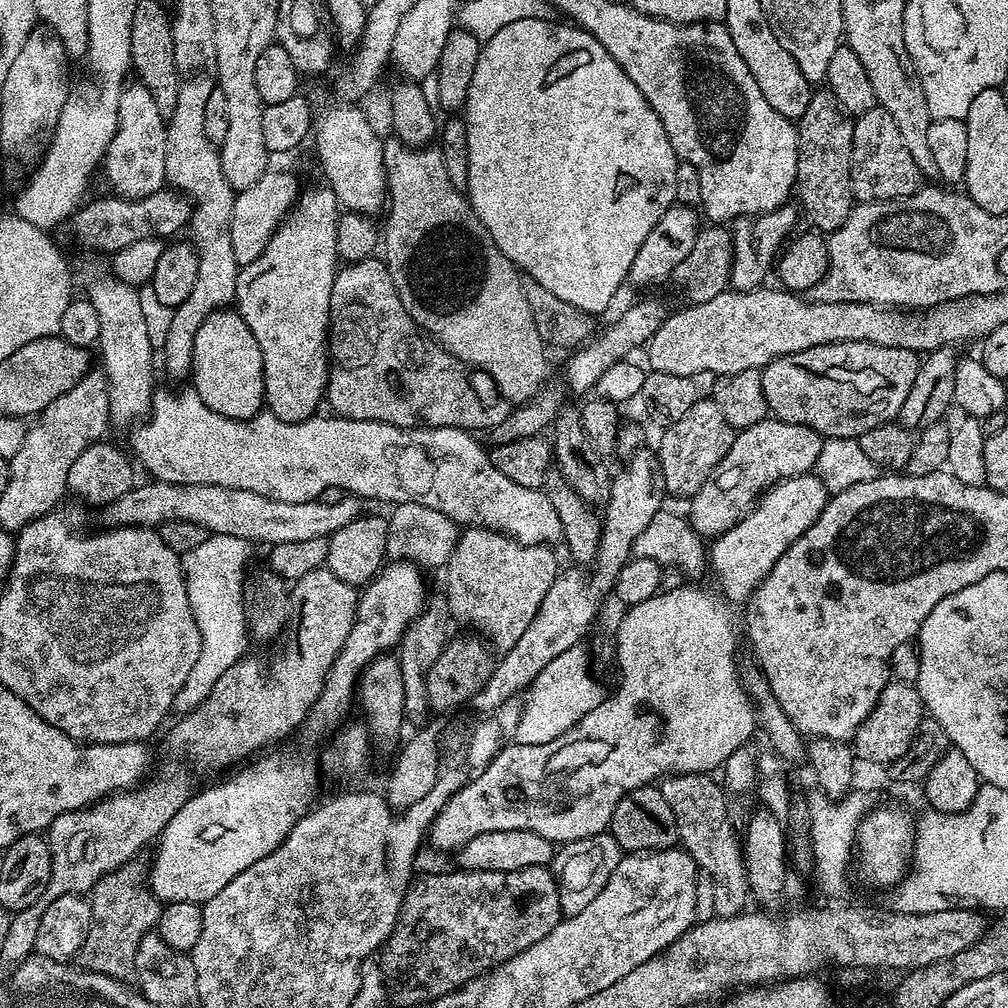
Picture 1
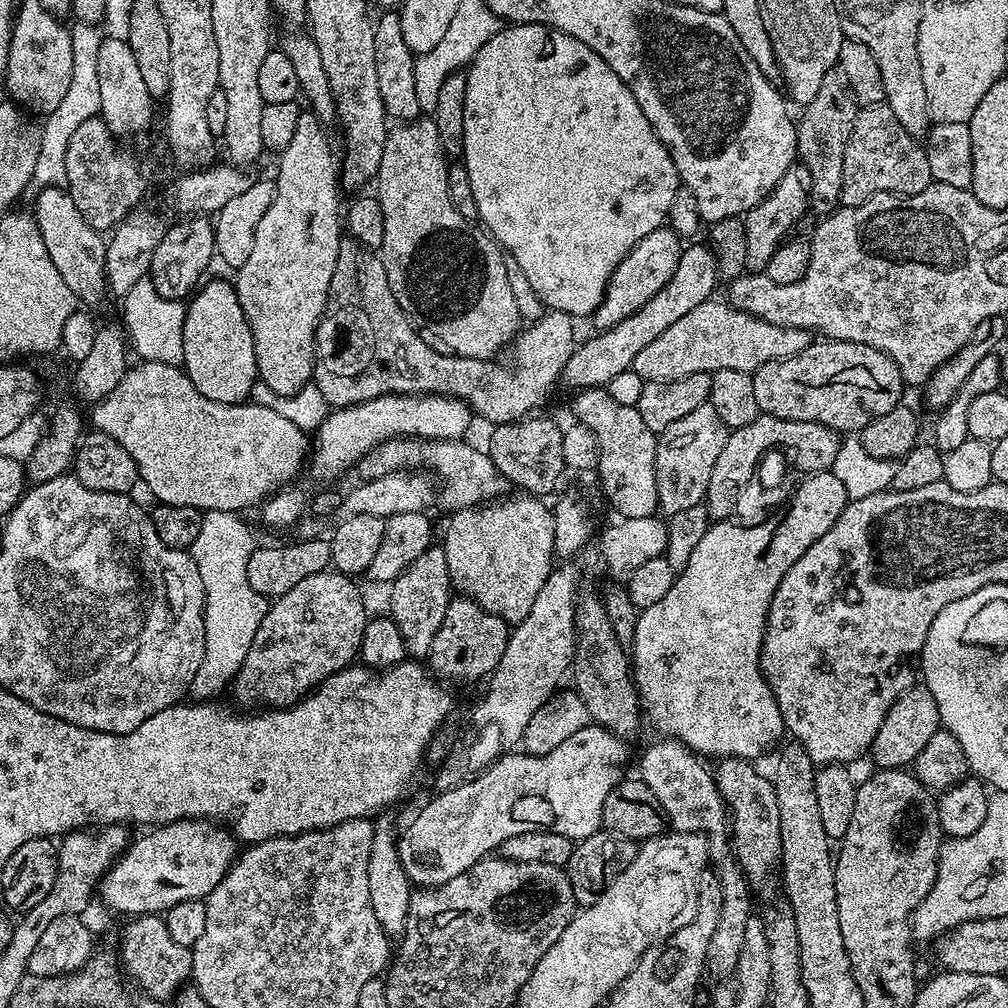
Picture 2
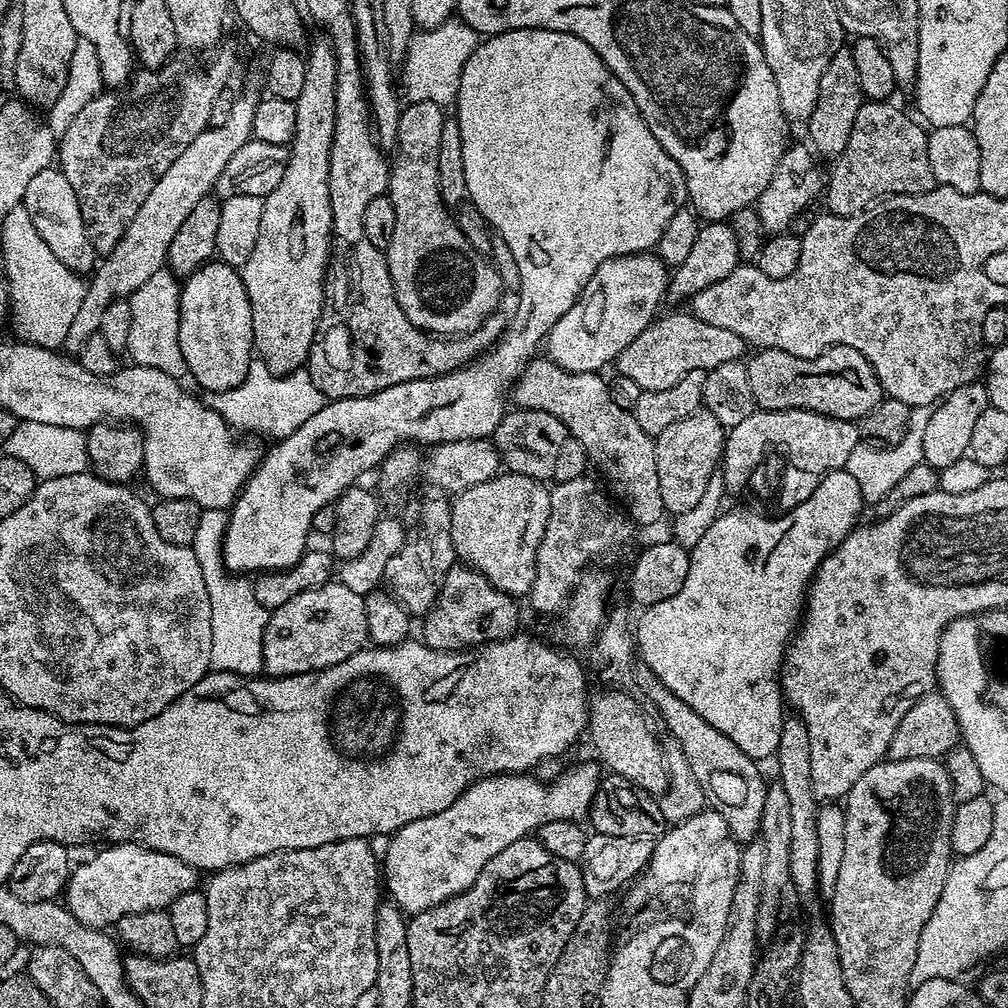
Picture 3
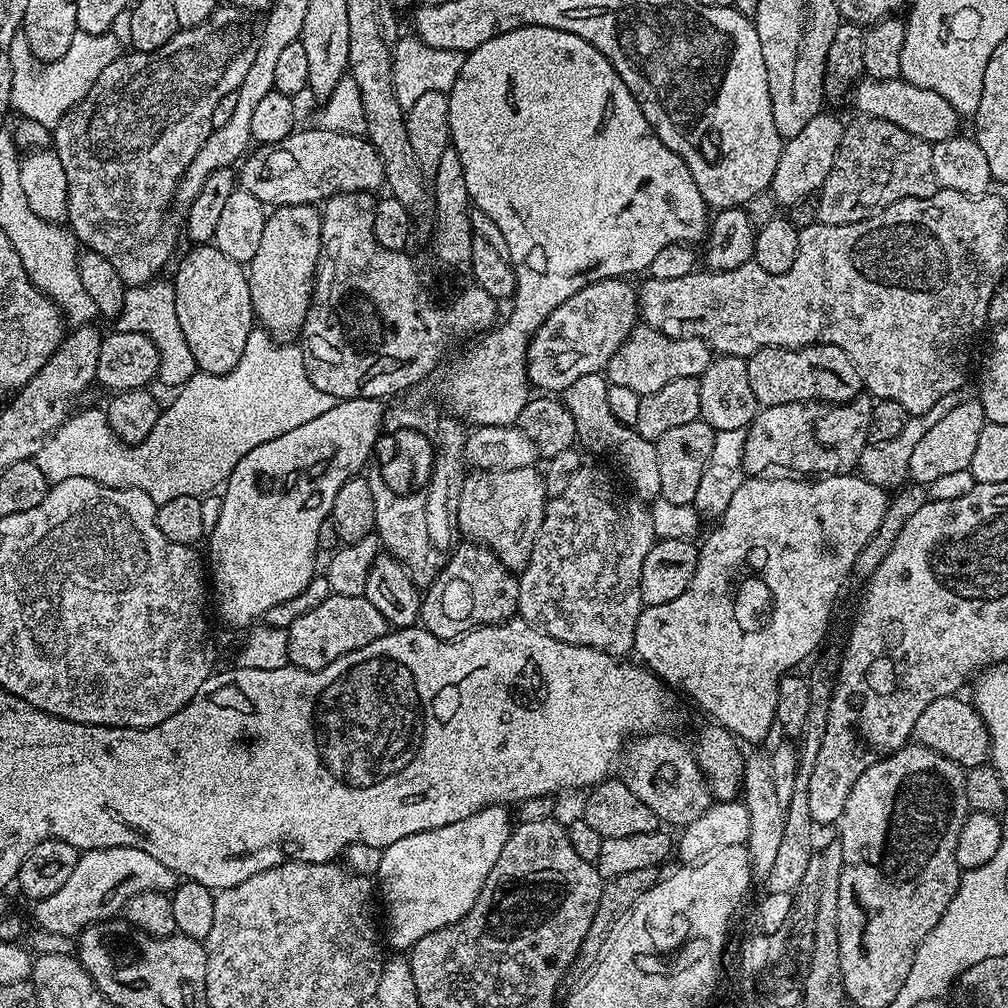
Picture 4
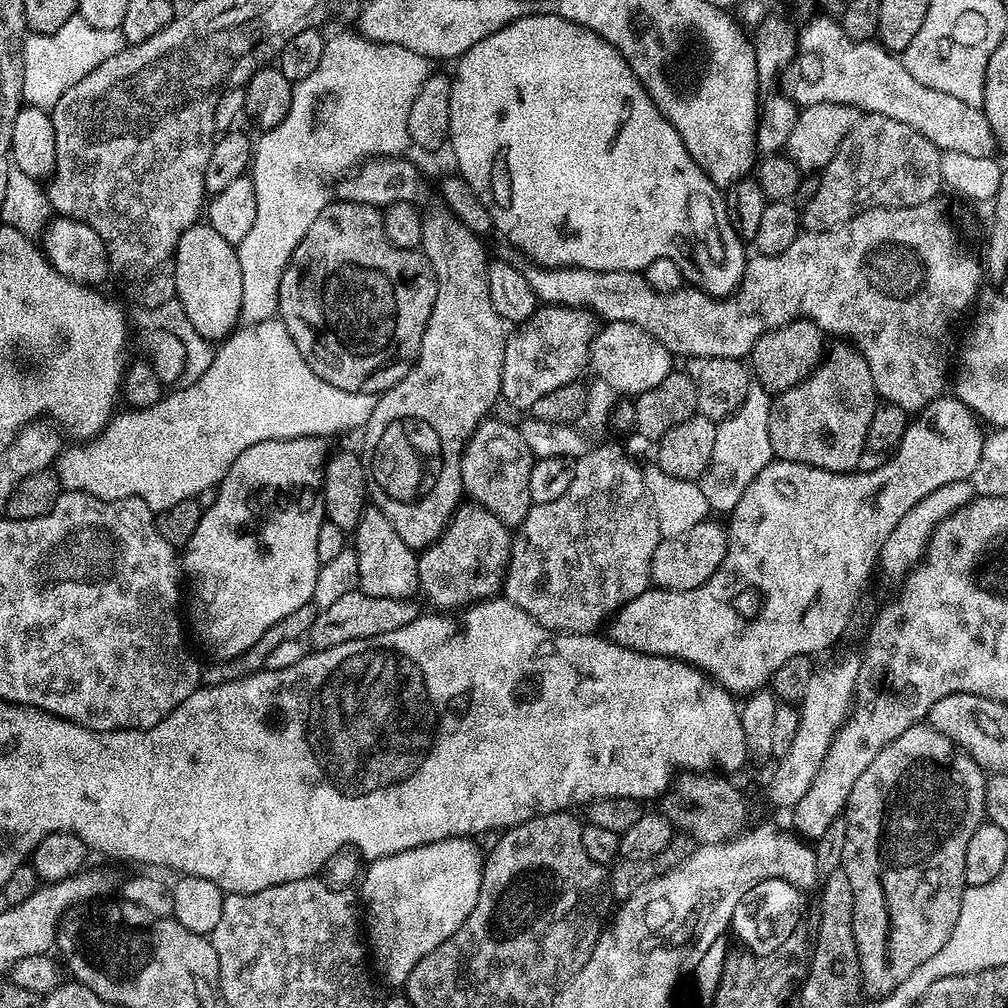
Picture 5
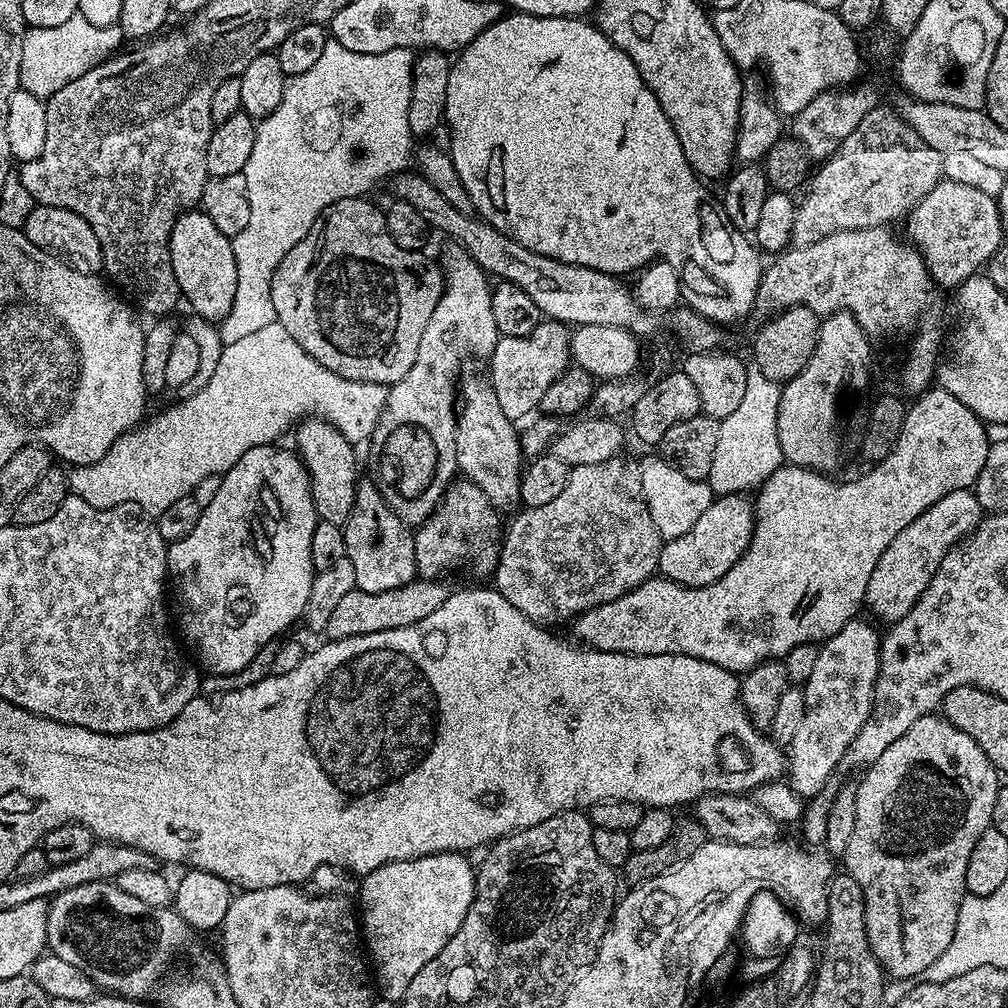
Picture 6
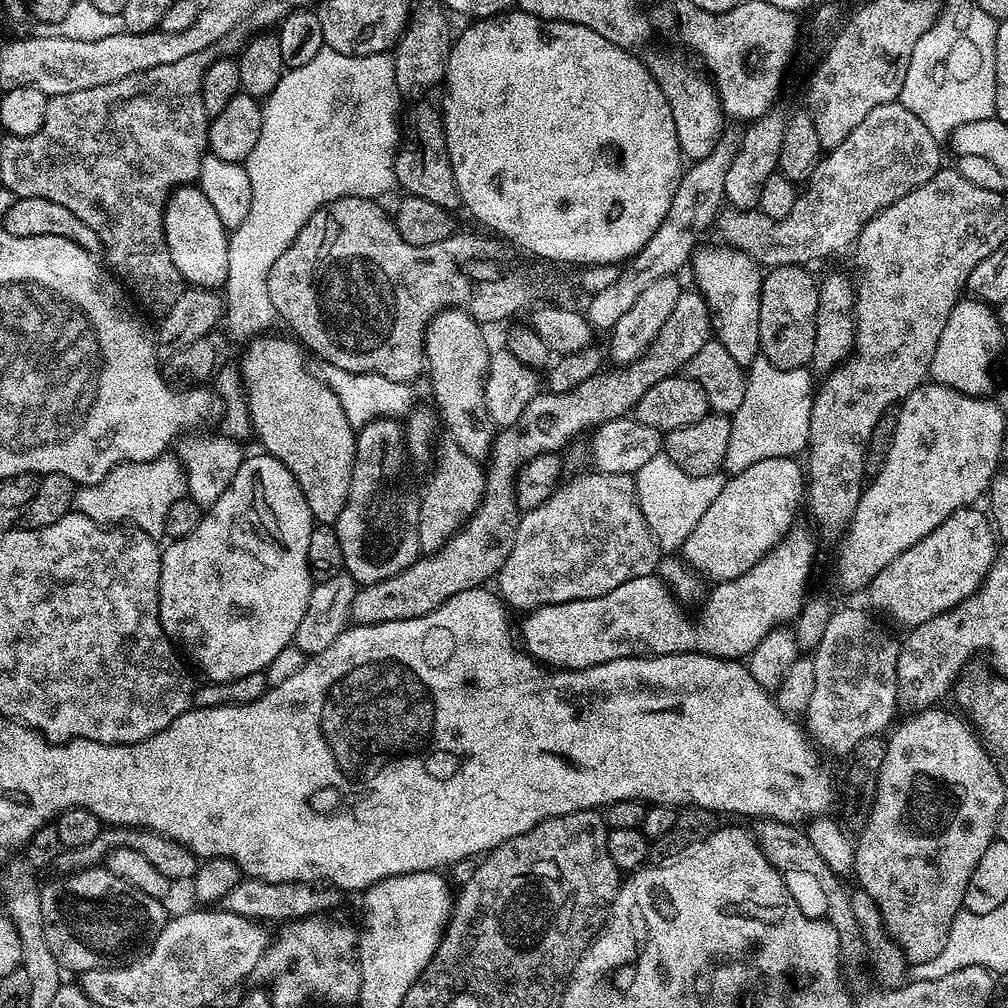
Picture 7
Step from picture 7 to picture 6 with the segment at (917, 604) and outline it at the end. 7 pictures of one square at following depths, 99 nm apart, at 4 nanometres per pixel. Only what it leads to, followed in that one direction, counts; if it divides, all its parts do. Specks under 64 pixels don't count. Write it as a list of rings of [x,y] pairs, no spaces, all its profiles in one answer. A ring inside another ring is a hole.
[[[963,488],[943,495],[934,506],[930,506],[896,535],[883,551],[867,586],[867,607],[889,623],[901,620],[925,592],[945,554],[971,533],[983,516],[983,508],[973,489]]]

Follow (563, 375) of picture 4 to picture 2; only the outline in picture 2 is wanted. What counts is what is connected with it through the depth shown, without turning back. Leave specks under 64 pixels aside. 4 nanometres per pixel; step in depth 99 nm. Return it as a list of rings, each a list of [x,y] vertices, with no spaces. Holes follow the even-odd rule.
[[[661,226],[646,234],[646,238],[633,246],[613,270],[608,289],[604,292],[604,301],[594,313],[595,327],[600,330],[613,328],[622,322],[622,318],[630,318],[630,314],[642,310],[642,306],[646,306],[646,302],[650,302],[650,298],[654,298],[654,294],[666,286],[666,282],[670,282],[674,269],[678,267],[681,251],[682,238],[672,228]]]

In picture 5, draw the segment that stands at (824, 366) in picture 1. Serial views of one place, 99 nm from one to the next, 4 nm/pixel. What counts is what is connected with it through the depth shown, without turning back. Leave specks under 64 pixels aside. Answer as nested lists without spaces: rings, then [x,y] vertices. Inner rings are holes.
[[[803,318],[762,334],[750,353],[750,368],[755,383],[769,394],[797,388],[820,368],[818,366],[824,356],[824,340],[826,341],[825,333],[816,327],[815,322]]]

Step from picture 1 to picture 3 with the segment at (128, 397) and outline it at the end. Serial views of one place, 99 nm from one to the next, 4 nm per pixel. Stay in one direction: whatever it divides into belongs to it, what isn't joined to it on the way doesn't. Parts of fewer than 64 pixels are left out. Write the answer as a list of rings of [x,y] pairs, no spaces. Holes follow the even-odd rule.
[[[59,167],[42,170],[42,174],[30,181],[30,186],[26,186],[23,206],[39,234],[42,234],[43,242],[50,246],[50,251],[58,258],[58,262],[62,262],[62,266],[81,274],[91,273],[97,267],[98,253],[90,242],[90,234],[86,234],[86,222],[82,222],[78,194],[74,194],[74,186],[66,182],[66,174]]]

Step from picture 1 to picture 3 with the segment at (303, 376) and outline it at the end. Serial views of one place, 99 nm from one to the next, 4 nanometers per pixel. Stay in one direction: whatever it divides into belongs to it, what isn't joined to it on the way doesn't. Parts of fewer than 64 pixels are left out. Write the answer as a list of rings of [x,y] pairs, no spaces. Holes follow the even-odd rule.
[[[320,38],[310,44],[307,45],[308,52],[306,51],[306,78],[302,94],[298,94],[295,100],[296,129],[288,148],[286,174],[275,190],[264,197],[258,242],[254,242],[254,250],[250,250],[250,258],[242,269],[246,294],[250,298],[254,352],[276,376],[288,376],[291,372],[301,371],[307,365],[308,356],[317,343],[316,324],[318,328],[322,320],[326,273],[330,268],[330,249],[334,243],[328,175],[336,125],[334,90],[338,82],[338,66],[332,43],[327,38]]]

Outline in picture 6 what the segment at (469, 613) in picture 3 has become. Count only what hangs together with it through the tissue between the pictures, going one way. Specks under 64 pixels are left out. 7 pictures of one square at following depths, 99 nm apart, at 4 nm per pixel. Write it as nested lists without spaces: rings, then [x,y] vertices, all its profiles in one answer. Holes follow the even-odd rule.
[[[457,478],[444,492],[440,504],[433,510],[430,518],[424,520],[414,532],[414,562],[416,571],[424,578],[440,578],[443,572],[456,572],[459,568],[465,568],[472,576],[491,577],[496,570],[496,564],[500,560],[500,543],[502,540],[502,524],[500,528],[501,513],[486,498],[472,480]]]

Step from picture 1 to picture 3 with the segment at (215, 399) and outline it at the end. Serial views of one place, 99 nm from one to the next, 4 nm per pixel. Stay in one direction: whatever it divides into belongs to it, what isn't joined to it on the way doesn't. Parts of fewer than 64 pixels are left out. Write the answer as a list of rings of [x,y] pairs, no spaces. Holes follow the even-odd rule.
[[[209,262],[186,277],[180,289],[178,345],[187,375],[193,376],[208,394],[234,390],[243,382],[254,359],[254,345],[250,298],[237,269],[223,262]]]

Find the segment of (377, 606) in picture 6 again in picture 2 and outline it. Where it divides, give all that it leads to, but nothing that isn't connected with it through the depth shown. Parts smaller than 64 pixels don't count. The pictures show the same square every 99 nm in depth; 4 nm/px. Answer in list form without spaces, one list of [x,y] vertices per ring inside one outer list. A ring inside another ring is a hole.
[[[325,570],[310,574],[310,578],[302,578],[294,590],[286,590],[286,594],[275,597],[269,603],[262,626],[258,626],[258,634],[254,634],[254,642],[250,642],[250,654],[246,654],[246,662],[242,662],[230,685],[230,692],[236,695],[238,703],[245,704],[248,710],[286,708],[304,699],[323,680],[349,667],[357,659],[370,612],[364,609],[364,600],[356,589],[356,583],[351,576]]]

